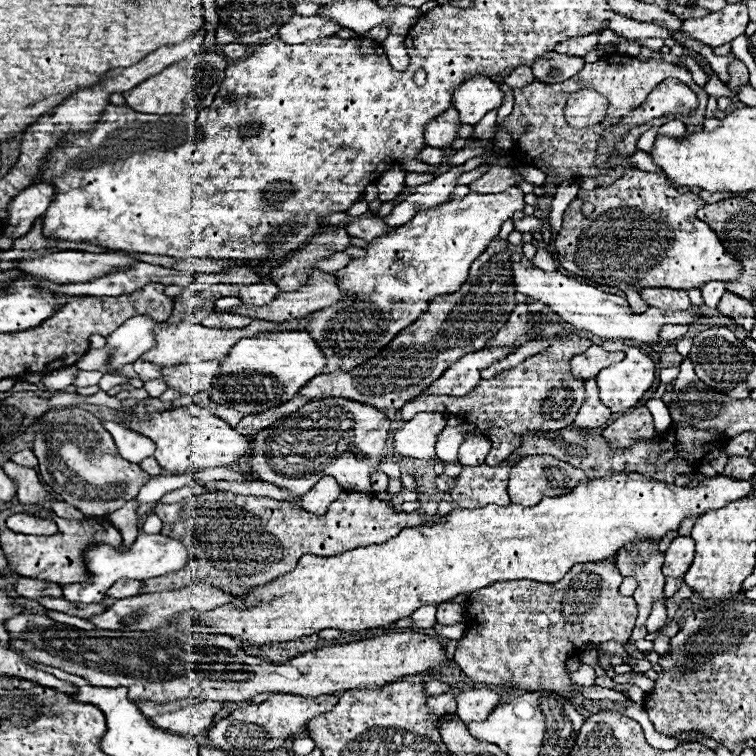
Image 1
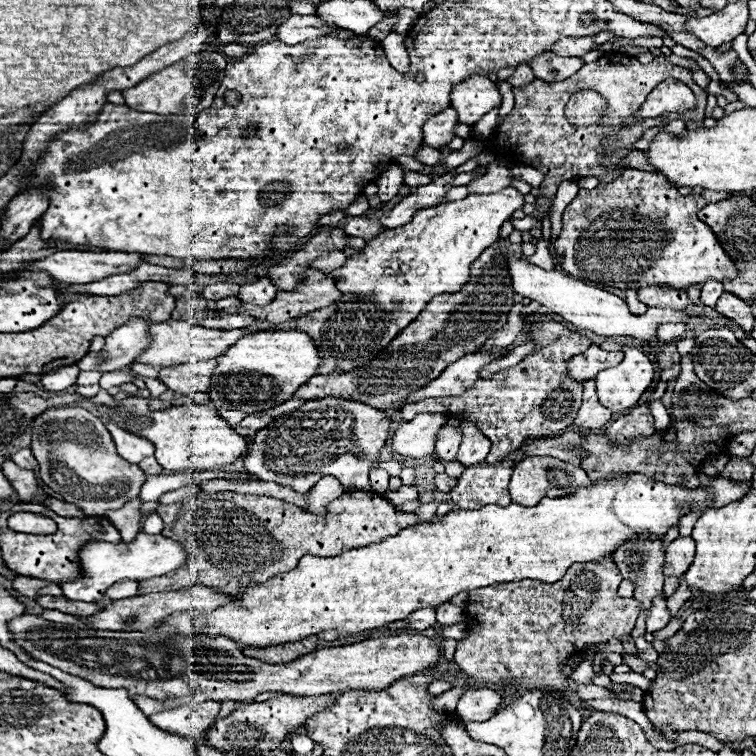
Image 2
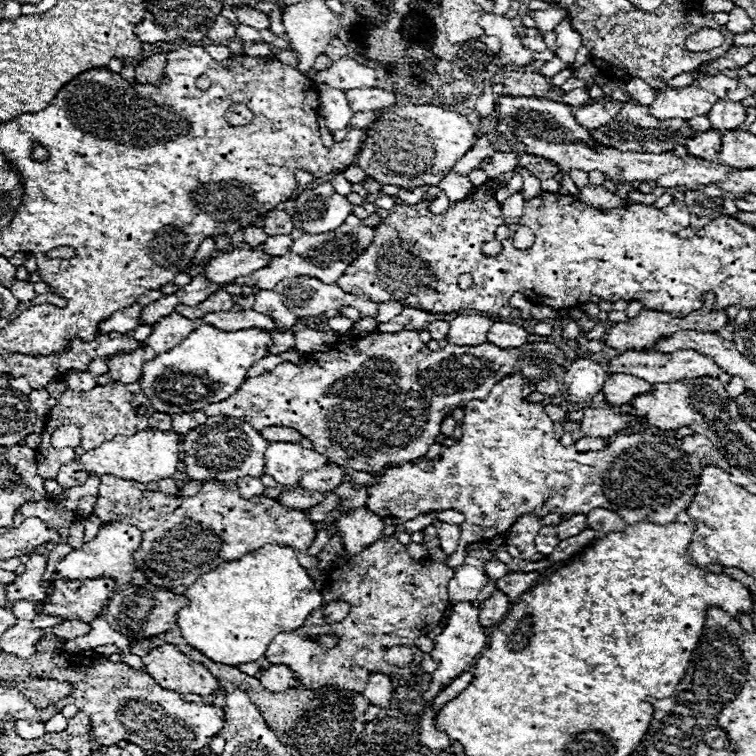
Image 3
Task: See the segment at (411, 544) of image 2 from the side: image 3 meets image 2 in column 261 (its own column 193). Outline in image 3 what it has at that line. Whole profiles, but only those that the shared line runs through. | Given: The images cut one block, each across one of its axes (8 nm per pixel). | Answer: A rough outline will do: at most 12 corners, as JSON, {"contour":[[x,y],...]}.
{"contour":[[290,546],[202,574],[182,638],[218,664],[264,656],[322,594]]}

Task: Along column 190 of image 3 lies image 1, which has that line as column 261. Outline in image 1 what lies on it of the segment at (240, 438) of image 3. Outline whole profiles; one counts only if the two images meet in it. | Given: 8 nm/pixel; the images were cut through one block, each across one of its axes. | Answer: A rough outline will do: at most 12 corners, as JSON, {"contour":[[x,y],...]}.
{"contour":[[310,400],[258,432],[246,464],[306,494],[372,492],[390,418]]}

